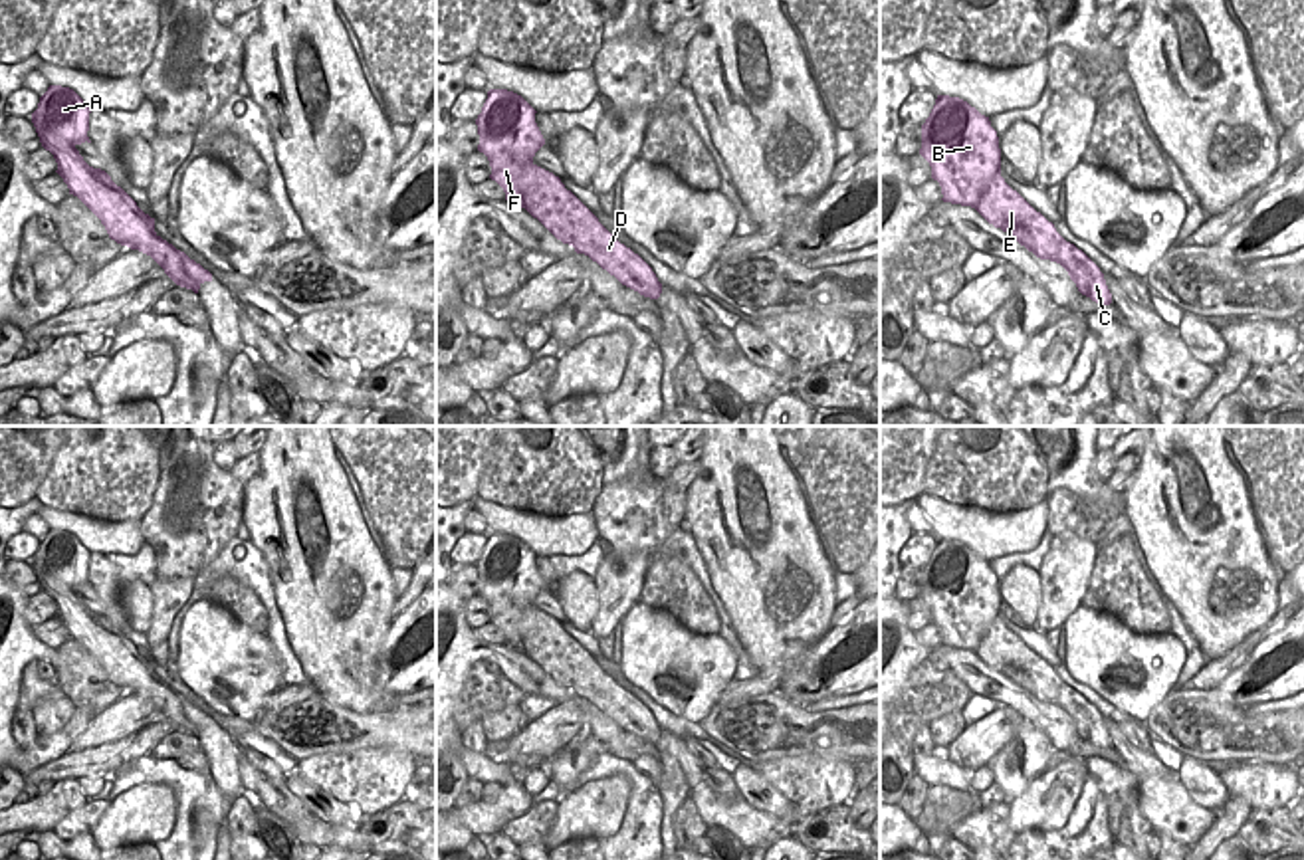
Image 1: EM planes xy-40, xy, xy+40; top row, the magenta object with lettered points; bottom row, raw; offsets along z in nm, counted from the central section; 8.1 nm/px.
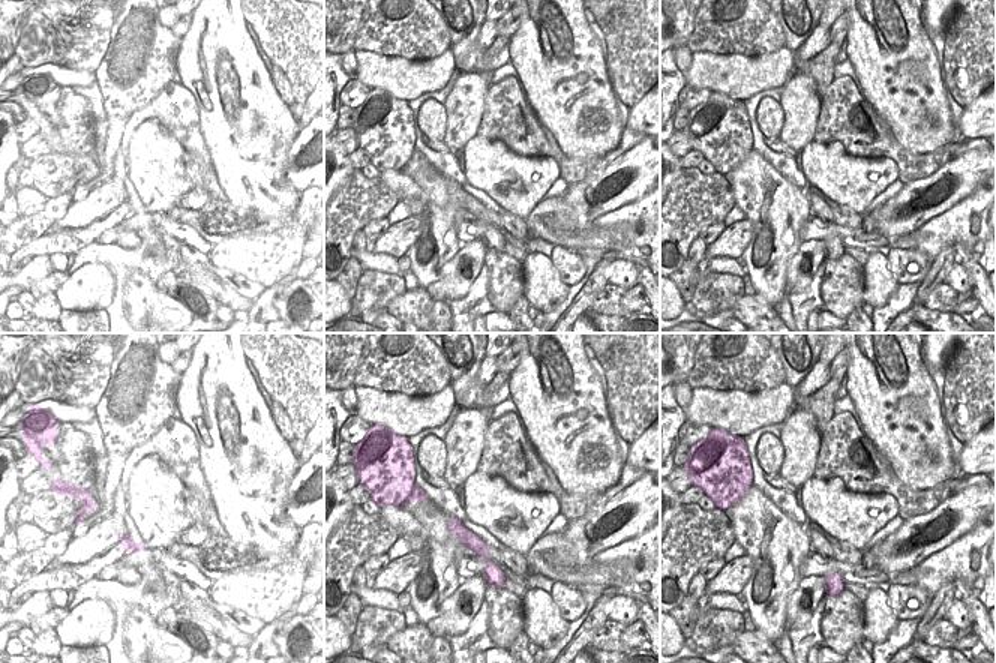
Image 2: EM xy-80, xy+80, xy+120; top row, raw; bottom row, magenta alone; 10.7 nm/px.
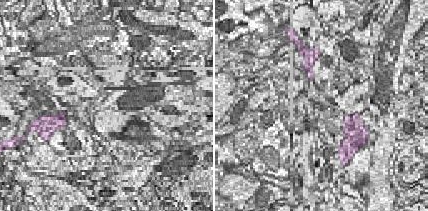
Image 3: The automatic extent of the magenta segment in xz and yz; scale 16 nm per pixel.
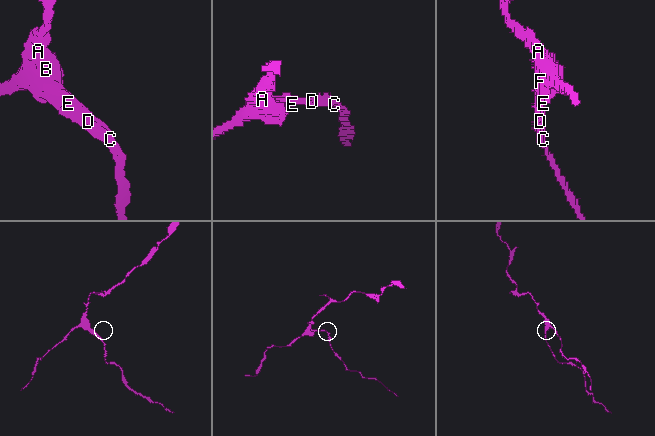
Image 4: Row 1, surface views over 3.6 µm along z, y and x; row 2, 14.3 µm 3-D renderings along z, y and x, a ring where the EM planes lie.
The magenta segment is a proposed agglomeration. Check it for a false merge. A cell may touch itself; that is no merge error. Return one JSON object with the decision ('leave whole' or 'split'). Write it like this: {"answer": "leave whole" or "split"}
{"answer": "split"}

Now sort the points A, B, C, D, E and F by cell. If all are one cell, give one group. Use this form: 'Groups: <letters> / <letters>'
Groups: A B F / C D E.

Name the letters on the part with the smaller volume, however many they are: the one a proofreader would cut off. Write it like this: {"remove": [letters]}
{"remove": ["C", "D", "E"]}

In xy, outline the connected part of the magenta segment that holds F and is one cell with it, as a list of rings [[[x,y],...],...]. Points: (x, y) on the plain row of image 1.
[[[489,533],[482,557],[476,563],[480,571],[480,596],[489,604],[491,618],[505,644],[533,654],[533,642],[523,642],[523,630],[539,630],[549,614],[533,606],[535,596],[545,583],[535,567],[535,553],[517,537],[507,533]]]

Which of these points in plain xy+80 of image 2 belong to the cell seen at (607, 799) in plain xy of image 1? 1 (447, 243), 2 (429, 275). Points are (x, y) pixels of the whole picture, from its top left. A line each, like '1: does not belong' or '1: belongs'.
1: does not belong
2: does not belong

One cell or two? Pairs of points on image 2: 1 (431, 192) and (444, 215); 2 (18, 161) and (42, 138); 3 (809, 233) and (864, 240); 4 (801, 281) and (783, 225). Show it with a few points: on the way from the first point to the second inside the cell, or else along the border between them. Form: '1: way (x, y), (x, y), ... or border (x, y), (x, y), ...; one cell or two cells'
1: way (435, 198), (438, 209); one cell
2: border (17, 147), (24, 158), (48, 155); two cells
3: way (822, 231), (840, 231), (851, 237); one cell
4: border (803, 242), (789, 261), (785, 290); two cells

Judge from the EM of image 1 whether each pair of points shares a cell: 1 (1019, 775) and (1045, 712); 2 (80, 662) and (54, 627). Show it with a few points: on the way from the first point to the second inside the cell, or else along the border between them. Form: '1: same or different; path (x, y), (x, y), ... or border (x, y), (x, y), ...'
1: different; border (1023, 716), (1061, 752)
2: different; border (32, 627), (32, 633), (52, 646), (68, 637)

